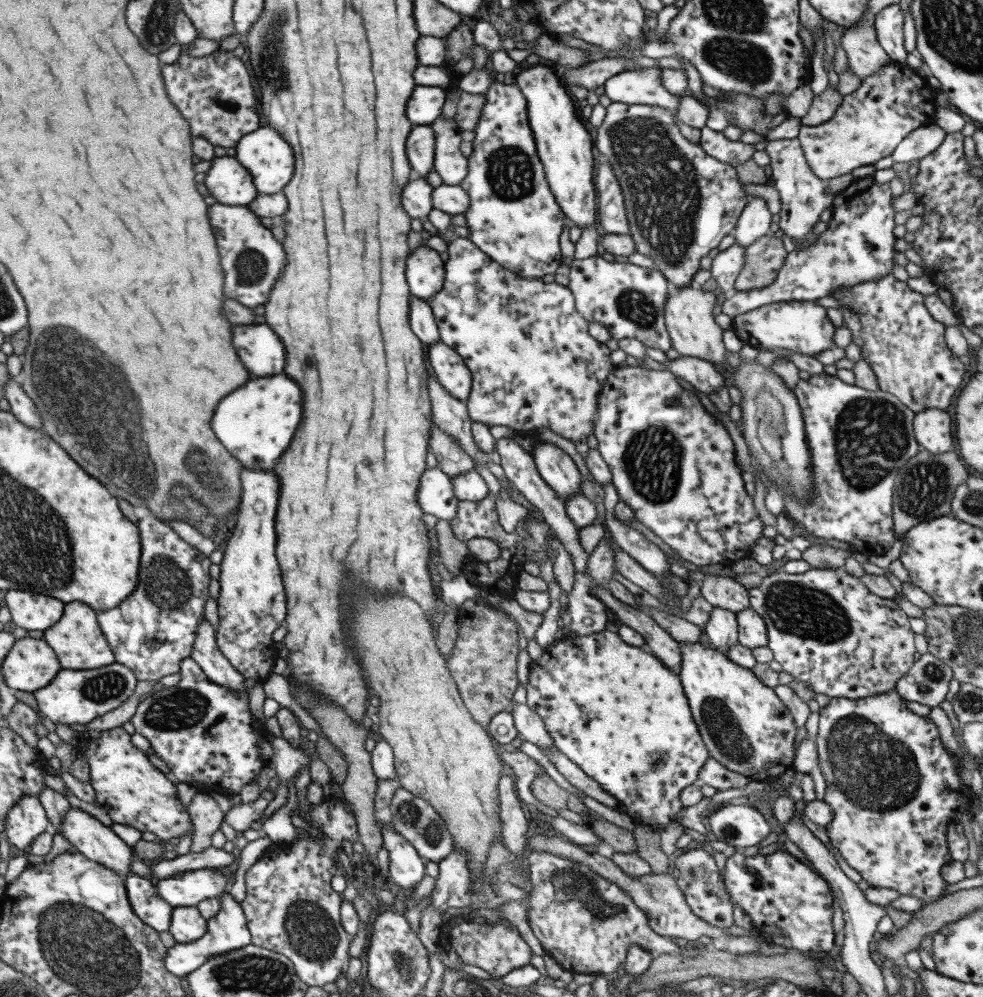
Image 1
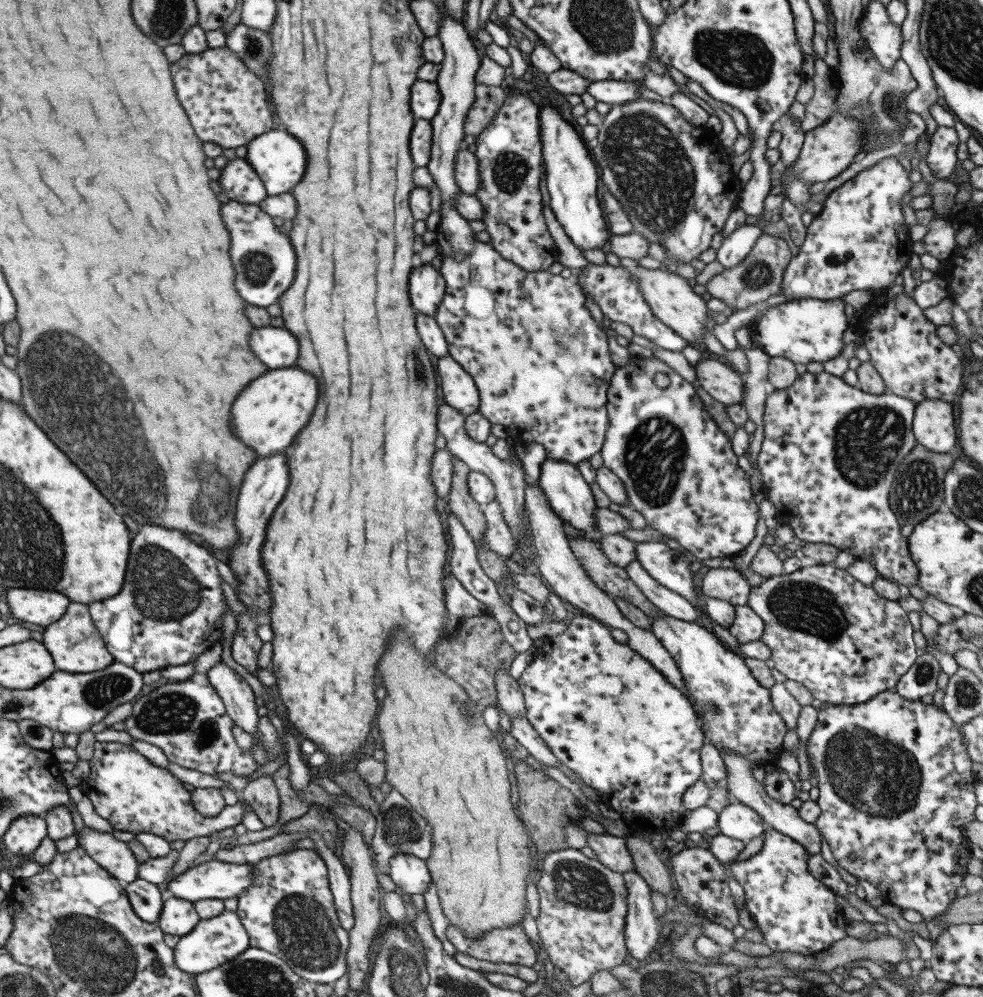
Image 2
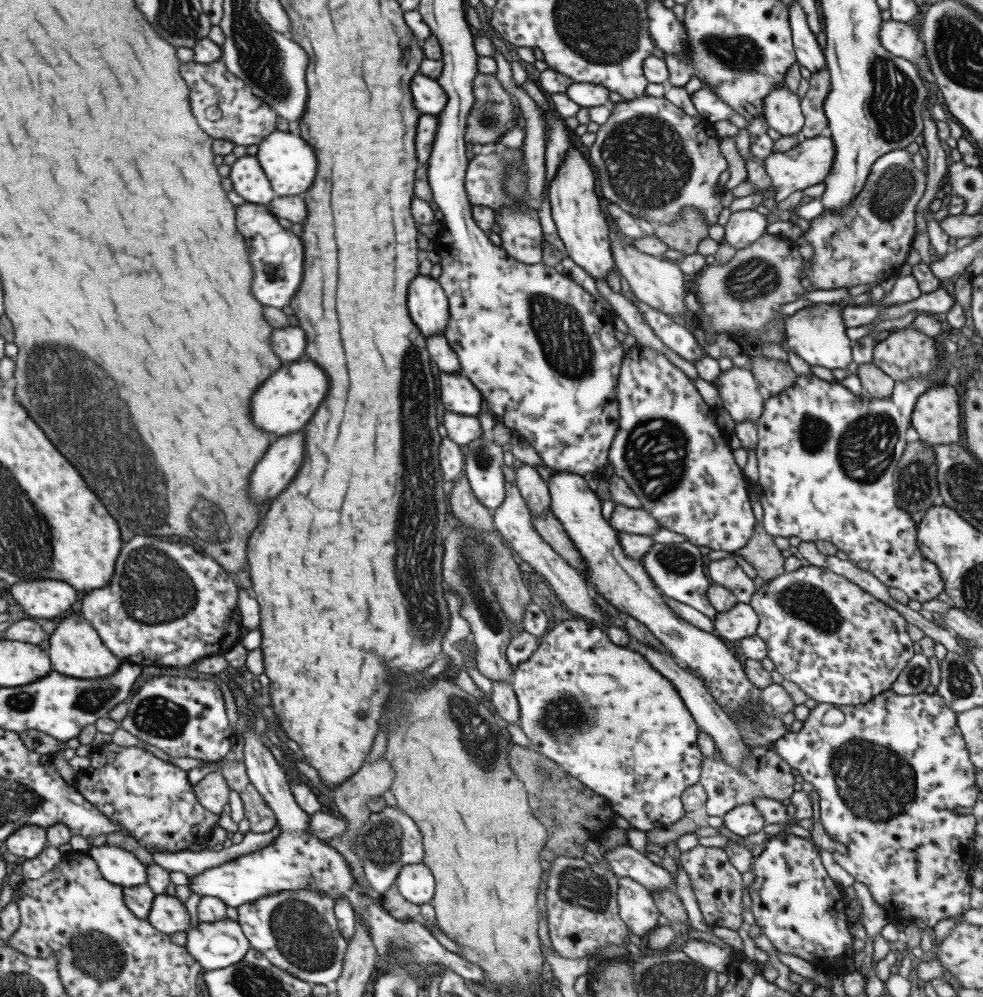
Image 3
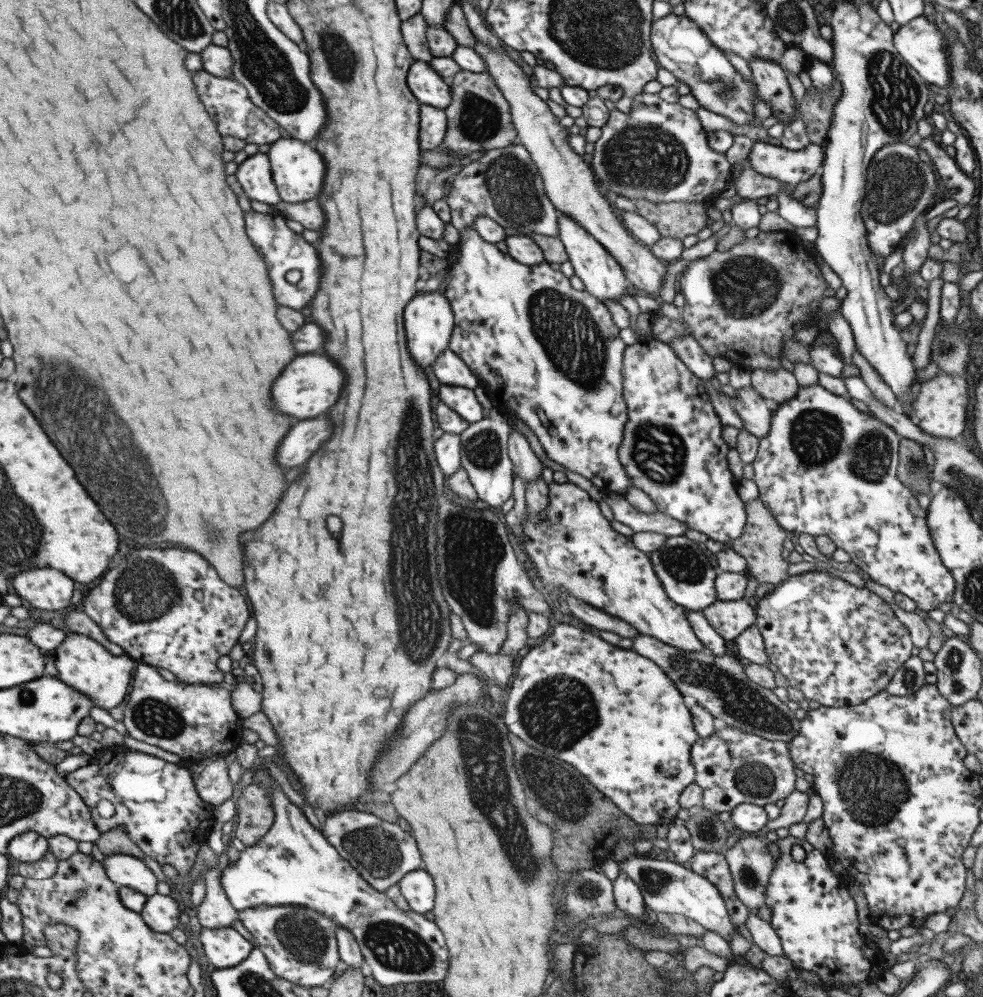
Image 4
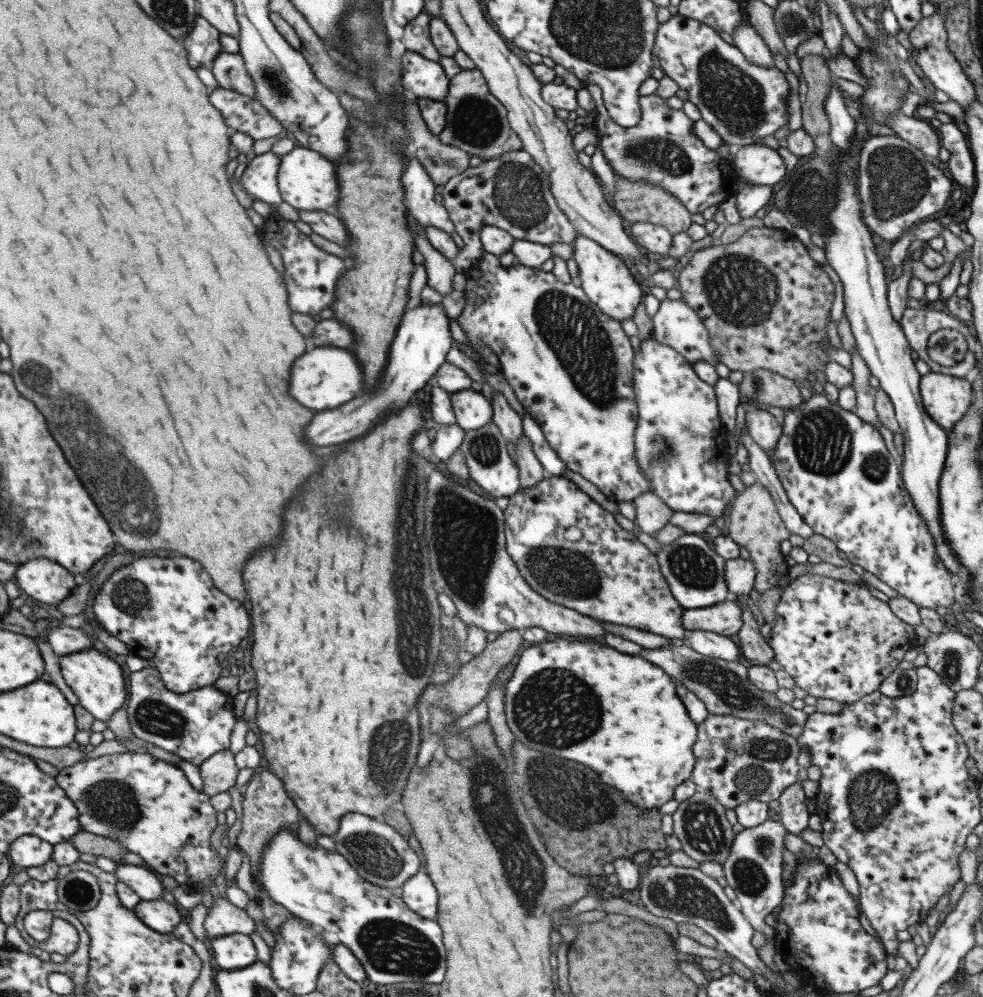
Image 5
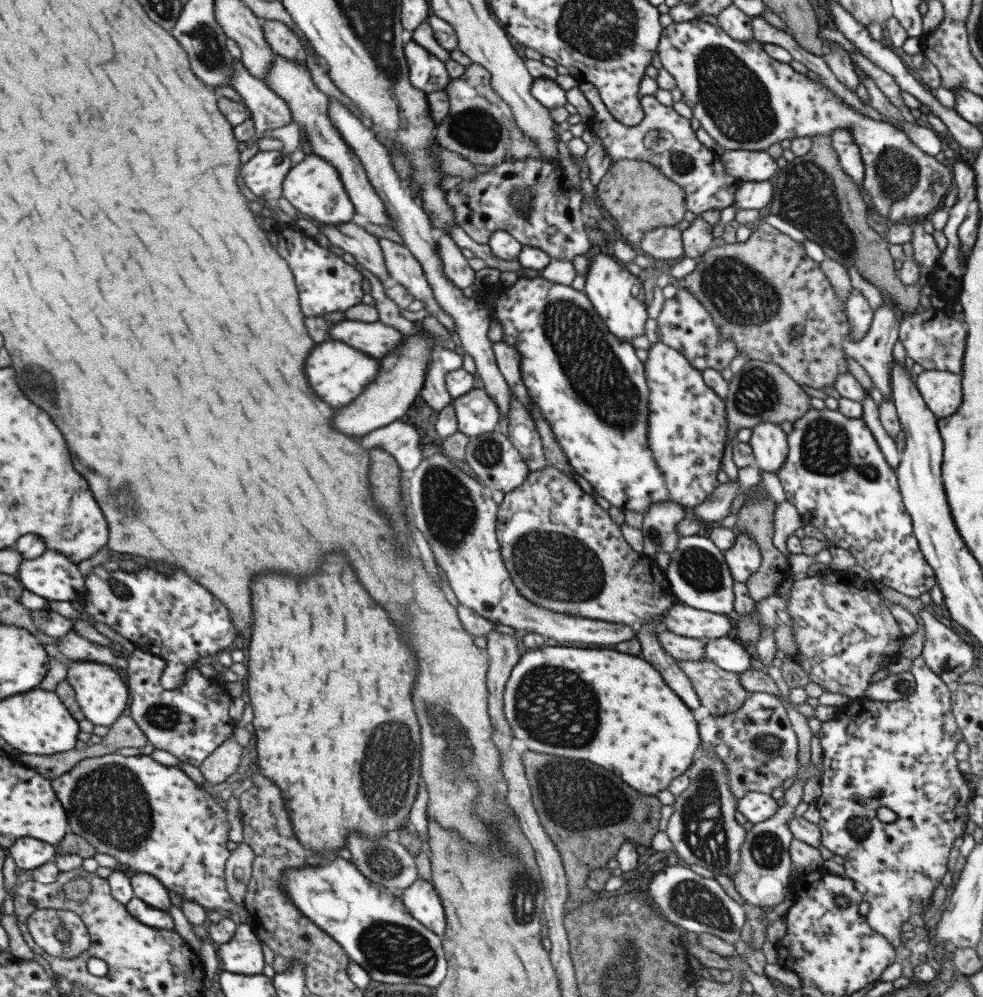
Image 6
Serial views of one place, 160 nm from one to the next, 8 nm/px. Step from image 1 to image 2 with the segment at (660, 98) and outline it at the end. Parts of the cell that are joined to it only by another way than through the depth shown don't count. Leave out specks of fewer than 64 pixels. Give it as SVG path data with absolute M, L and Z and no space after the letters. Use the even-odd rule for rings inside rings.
M611 79L590 81L586 92L590 94L596 102L619 105L638 99L639 90L642 84L637 81L614 81Z

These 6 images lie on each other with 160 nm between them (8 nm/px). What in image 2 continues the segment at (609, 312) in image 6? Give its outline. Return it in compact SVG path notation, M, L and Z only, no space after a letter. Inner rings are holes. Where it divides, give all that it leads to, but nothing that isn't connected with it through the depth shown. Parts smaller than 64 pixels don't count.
M545 104L538 108L539 140L541 143L540 157L545 166L545 188L549 194L549 206L555 215L556 221L562 226L571 242L580 250L600 248L607 242L610 234L606 228L604 214L599 200L595 195L597 190L597 170L592 162L589 145L581 138L580 131L559 115L555 107Z

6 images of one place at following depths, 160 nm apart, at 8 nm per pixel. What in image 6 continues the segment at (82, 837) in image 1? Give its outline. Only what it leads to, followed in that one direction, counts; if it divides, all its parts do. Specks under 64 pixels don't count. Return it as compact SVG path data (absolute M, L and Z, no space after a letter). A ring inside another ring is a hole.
M136 873L128 879L134 897L145 902L151 908L163 910L170 908L168 891L149 874Z

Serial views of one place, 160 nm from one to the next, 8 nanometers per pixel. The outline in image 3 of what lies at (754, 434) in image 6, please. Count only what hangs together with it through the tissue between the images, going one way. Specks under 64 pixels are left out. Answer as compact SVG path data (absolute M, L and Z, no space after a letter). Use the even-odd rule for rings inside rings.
M733 366L730 370L720 372L712 385L719 392L722 407L735 424L744 420L755 422L763 414L766 395L762 390L757 389L757 384L749 370Z

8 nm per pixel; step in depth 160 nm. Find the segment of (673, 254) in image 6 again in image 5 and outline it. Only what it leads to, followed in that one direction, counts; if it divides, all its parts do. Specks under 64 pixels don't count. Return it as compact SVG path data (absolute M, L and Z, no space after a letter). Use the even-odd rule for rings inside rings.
M636 222L629 230L636 244L651 258L665 256L672 239L672 234L666 228L648 222Z

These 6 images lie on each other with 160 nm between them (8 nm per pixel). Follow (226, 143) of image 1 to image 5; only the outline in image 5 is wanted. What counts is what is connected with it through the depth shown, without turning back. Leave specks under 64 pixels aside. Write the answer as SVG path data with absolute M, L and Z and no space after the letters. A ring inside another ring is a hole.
M217 85L208 92L210 105L220 112L230 132L241 132L255 140L277 136L284 128L250 96Z

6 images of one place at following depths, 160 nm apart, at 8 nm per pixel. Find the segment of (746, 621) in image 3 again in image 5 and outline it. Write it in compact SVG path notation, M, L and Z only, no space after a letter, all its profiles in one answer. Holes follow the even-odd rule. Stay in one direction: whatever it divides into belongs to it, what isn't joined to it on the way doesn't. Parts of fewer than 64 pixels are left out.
M729 597L713 606L698 609L684 609L682 625L688 633L694 630L709 631L729 637L742 625L741 608L736 598Z

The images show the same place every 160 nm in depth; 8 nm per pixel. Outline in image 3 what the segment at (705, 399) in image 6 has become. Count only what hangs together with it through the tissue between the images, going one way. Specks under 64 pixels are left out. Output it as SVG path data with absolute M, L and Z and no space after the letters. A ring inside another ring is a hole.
M636 343L622 356L615 397L619 424L607 460L614 474L622 478L639 499L641 509L649 513L658 526L684 536L693 546L705 546L730 555L743 547L755 523L749 504L749 481L733 461L732 450L716 424L714 409L703 402L693 382L659 351Z

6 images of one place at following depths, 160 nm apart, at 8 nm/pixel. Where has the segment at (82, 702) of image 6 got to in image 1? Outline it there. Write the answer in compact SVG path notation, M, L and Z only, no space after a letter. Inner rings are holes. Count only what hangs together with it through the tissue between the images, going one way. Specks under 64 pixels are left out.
M79 601L64 603L63 616L57 624L45 630L43 640L53 648L61 668L71 670L85 670L85 668L99 668L114 662L114 656L96 621L96 611Z

